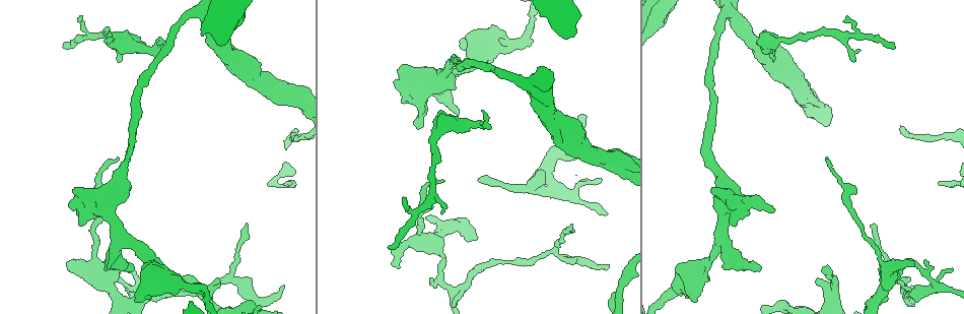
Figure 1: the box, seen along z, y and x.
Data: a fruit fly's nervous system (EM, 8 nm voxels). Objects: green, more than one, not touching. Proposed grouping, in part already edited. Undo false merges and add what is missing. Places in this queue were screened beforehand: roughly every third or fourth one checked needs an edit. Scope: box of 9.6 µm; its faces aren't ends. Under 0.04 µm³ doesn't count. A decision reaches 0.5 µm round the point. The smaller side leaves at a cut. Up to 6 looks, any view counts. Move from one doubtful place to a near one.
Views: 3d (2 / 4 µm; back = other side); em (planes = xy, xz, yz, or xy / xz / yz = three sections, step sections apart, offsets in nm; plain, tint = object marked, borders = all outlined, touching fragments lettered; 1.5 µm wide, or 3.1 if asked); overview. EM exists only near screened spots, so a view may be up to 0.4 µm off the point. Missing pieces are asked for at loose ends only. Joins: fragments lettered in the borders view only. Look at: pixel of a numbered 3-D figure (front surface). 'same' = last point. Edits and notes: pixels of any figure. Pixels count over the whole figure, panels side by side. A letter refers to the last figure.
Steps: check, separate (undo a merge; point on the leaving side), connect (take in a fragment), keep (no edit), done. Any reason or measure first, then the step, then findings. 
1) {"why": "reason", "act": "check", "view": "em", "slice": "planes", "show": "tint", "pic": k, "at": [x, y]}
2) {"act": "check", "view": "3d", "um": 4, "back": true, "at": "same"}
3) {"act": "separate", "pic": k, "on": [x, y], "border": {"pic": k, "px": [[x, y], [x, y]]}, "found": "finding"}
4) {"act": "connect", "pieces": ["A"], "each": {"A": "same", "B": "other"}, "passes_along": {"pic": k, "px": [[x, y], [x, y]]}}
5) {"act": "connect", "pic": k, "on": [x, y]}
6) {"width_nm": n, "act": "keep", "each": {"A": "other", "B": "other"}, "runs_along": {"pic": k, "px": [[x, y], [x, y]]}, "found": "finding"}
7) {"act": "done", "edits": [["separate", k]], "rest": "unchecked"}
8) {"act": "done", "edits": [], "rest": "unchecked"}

{"why": "branch stops here", "act": "check", "view": "3d", "um": 4, "pic": 1, "at": [914, 263]}

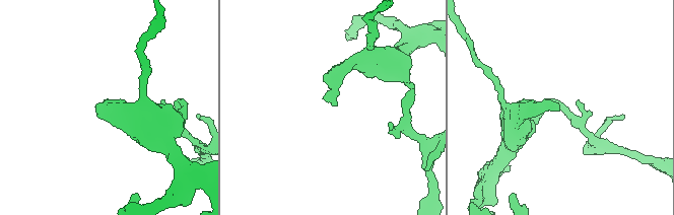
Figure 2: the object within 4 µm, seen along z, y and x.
{"why": "now the EM", "act": "check", "view": "em", "slice": "planes", "show": "borders", "pic": 2, "at": [334, 105]}

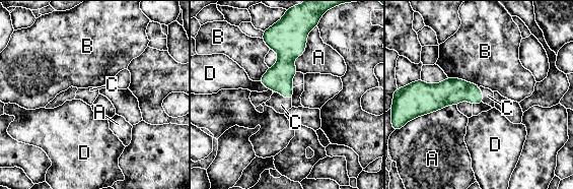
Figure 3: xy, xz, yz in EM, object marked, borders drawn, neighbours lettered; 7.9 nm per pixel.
{"longest_contact_nm": ["A", 340], "act": "connect", "pic": 3, "on": [281, 105], "each": {"A": "other", "B": "other", "C": "same", "D": "other"}, "passes_along": {"pic": 3, "px": [[279, 77], [283, 96], [281, 105]]}, "found": "it goes on there"}

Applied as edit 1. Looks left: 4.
{"why": "thin end", "act": "check", "view": "em", "slice": "planes", "show": "plain", "pic": 1, "at": [117, 159]}

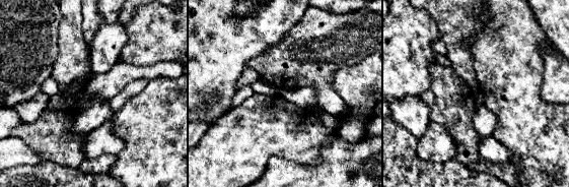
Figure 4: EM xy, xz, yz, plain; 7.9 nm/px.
{"act": "check", "view": "em", "slice": "planes", "show": "borders", "at": "same"}

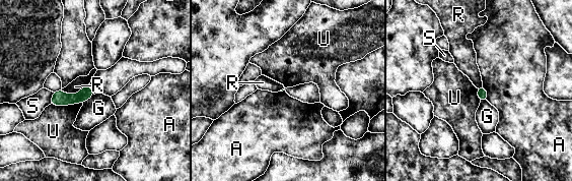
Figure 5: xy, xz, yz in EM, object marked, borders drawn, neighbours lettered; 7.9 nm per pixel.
{"act": "keep", "each": {"A": "other", "G": "other", "R": "other", "S": "other", "U": "other"}, "border": {"pic": 5, "px": [[482, 85], [485, 88], [487, 100]]}, "found": "no lettered fragment goes on from it"}

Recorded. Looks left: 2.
{"act": "check", "view": "em", "slice": "xz", "step": 8, "show": "tint", "pic": 1, "at": [63, 46]}

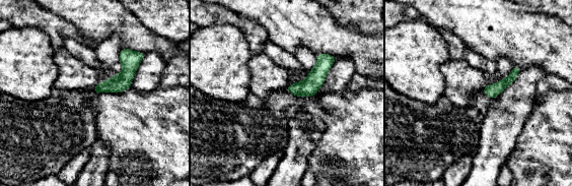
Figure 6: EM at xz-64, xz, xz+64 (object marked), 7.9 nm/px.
{"act": "check", "view": "em", "slice": "xz", "step": 8, "show": "borders", "at": "same"}

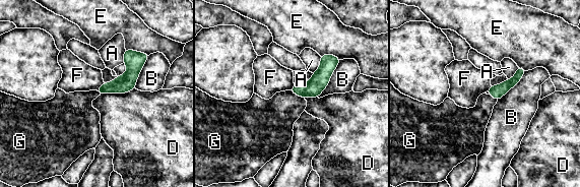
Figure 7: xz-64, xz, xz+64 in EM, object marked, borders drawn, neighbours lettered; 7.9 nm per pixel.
{"act": "connect", "pic": 7, "on": [275, 117], "each": {"A": "other", "B": "other", "D": "other", "E": "other", "F": "other", "G": "same"}, "passes_along": {"pic": 7, "px": [[320, 79], [297, 94], [275, 117]]}, "found": "the cell continues"}

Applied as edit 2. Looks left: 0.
{"act": "done", "edits": [["connect", 3], ["connect", 7]], "rest": "unchecked"}

